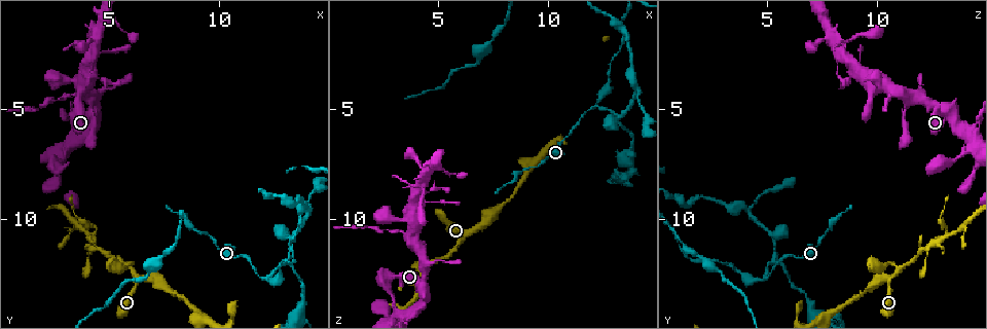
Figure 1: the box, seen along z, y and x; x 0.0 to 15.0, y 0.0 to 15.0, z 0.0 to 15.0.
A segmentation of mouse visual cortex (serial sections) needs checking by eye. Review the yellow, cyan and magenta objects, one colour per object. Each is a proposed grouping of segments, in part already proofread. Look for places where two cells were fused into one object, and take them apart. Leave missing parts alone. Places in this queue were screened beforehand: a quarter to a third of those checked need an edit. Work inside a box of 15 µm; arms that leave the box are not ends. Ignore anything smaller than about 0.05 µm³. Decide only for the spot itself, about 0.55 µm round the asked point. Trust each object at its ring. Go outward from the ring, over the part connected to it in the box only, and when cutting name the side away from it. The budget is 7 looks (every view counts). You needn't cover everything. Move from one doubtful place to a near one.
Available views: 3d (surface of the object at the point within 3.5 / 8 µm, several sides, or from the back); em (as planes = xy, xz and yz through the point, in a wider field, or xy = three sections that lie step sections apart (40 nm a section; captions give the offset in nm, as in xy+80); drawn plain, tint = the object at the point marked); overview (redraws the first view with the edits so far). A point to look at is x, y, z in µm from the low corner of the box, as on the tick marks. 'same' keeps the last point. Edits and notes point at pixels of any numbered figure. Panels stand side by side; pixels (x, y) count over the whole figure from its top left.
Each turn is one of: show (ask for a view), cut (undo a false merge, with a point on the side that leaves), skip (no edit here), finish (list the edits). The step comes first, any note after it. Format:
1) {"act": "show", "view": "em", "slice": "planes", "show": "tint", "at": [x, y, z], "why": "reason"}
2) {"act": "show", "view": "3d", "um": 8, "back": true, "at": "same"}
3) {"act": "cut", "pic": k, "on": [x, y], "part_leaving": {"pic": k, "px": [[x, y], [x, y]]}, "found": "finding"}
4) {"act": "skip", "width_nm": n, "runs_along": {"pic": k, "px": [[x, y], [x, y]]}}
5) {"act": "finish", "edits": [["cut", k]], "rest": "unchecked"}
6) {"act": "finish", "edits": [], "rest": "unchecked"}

{"act": "show", "view": "3d", "um": 3.5, "at": [3.4, 4.3, 10.6], "why": "calibre changes"}

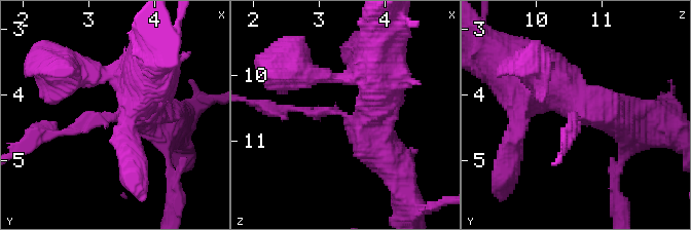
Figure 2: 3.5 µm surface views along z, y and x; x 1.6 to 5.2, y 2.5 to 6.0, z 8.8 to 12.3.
{"act": "show", "view": "em", "slice": "planes", "show": "tint", "at": [3.55, 4.30, 10.70], "arms": 3, "arm_widths_nm": [150, 450, 600], "why": "shape alone is not enough"}

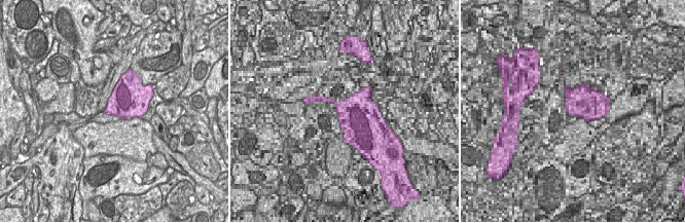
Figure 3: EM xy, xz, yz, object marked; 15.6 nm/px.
{"act": "cut", "pic": 2, "on": [78, 121], "part_leaving": {"pic": 2, "px": [[110, 117], [38, 133], [29, 146]]}, "found": "two cells meet here"}

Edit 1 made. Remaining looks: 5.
{"act": "show", "view": "overview"}

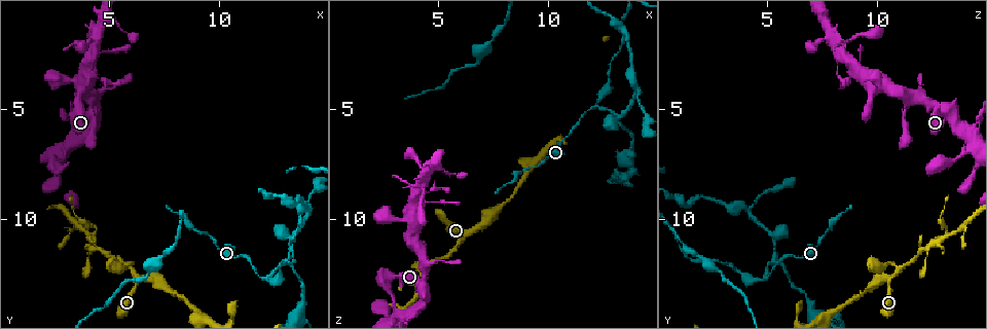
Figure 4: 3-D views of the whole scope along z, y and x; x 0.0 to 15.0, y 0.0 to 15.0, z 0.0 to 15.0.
{"act": "show", "view": "3d", "um": 3.5, "at": [6.4, 12.8, 10.6], "why": "thin neck"}

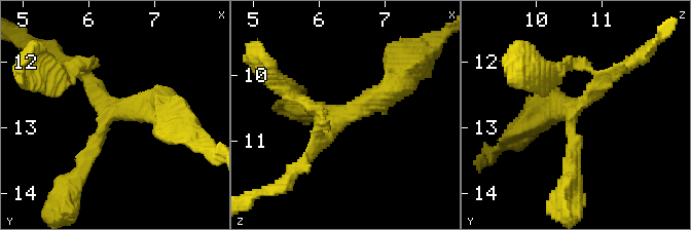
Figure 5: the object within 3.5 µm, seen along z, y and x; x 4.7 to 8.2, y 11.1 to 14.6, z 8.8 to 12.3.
{"act": "show", "view": "em", "slice": "xy", "step": 3, "show": "tint", "at": [6.35, 12.80, 10.50], "arms": 3, "arm_widths_nm": [200, 250, 400], "why": "shape alone is not enough"}

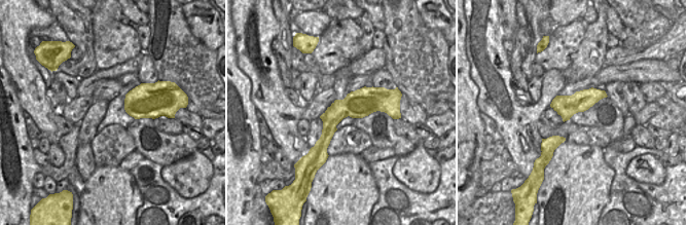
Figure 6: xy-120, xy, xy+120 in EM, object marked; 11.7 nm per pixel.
{"act": "skip", "runs_along": {"pic": 5, "px": [[77, 174], [115, 111], [169, 114]]}, "found": "one cell here"}

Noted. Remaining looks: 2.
{"act": "show", "view": "3d", "um": 8, "at": [9.0, 10.4, 7.8], "why": "thick turns thin"}

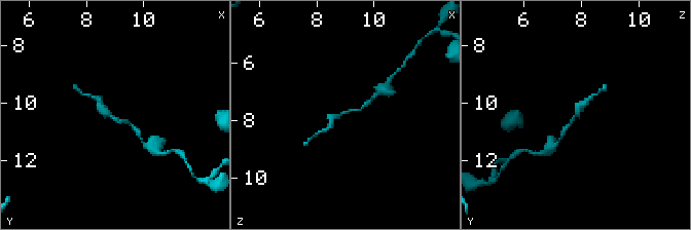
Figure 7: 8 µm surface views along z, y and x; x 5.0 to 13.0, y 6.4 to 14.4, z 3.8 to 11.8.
{"act": "show", "view": "em", "slice": "xy", "step": 1, "show": "tint", "at": [8.9, 10.6, 7.7]}

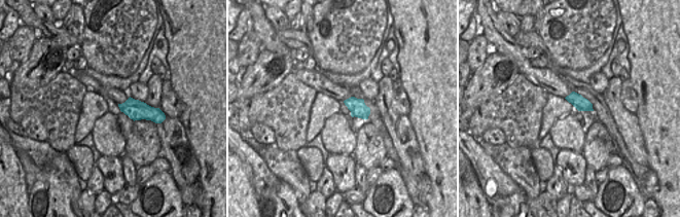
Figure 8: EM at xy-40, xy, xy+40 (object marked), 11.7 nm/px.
{"act": "skip", "runs_along": {"pic": 7, "px": [[137, 129], [114, 120], [97, 98]]}, "found": "all the same cell"}

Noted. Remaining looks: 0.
{"act": "finish", "edits": [["cut", 2]], "rest": "unchecked"}

